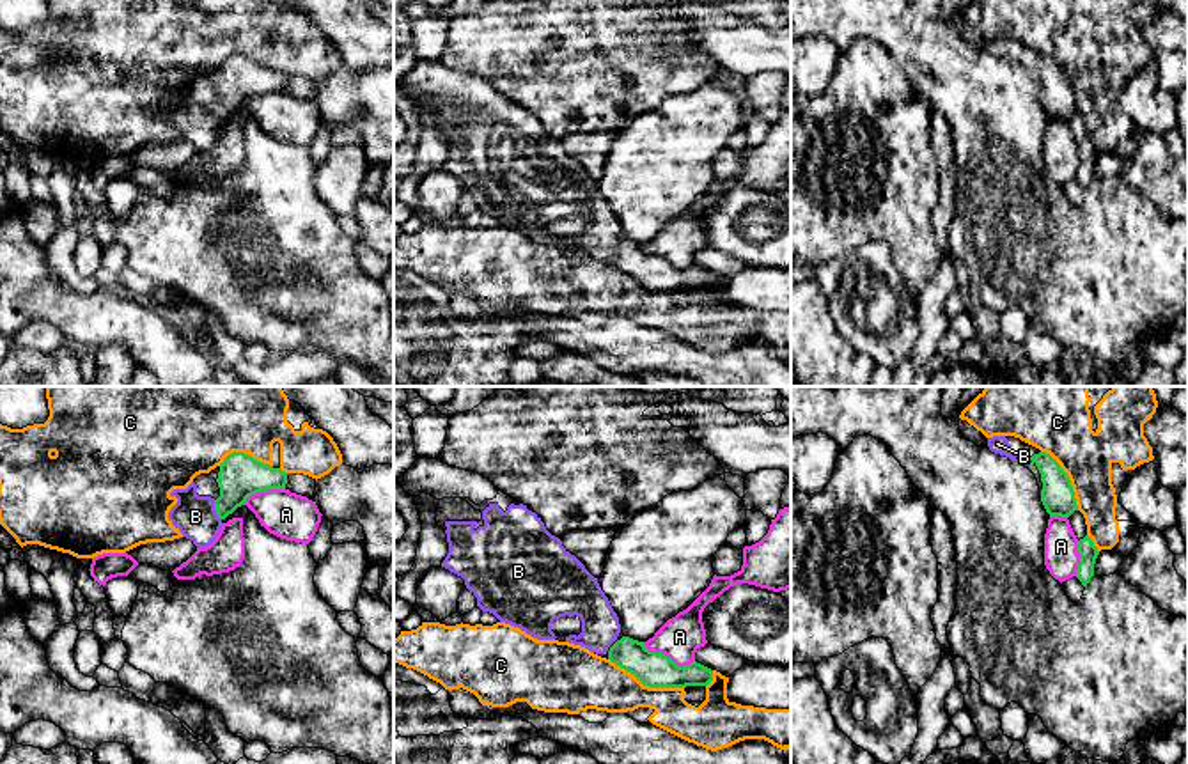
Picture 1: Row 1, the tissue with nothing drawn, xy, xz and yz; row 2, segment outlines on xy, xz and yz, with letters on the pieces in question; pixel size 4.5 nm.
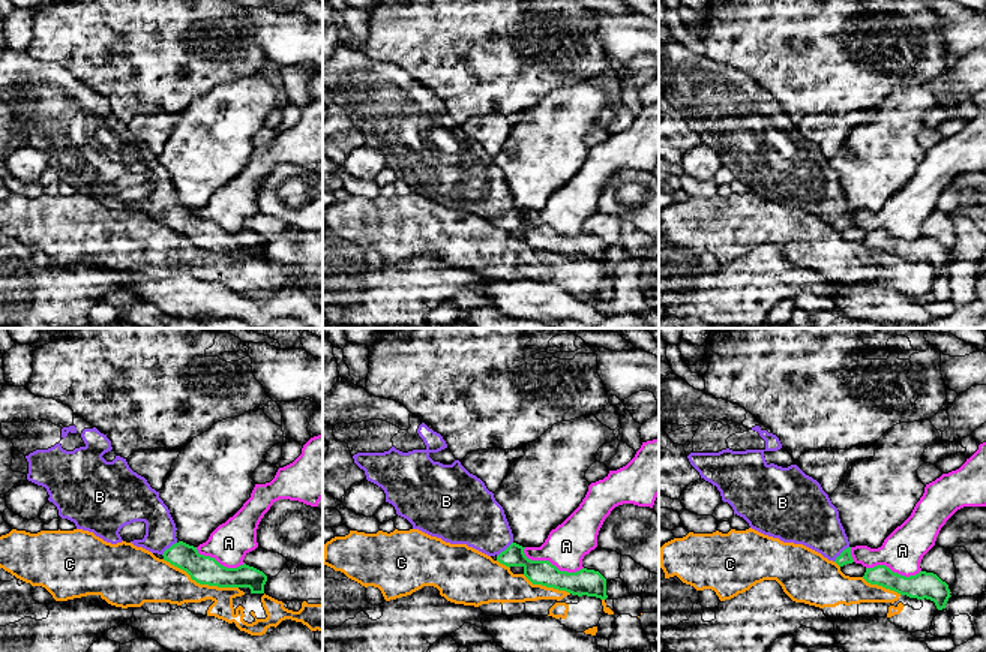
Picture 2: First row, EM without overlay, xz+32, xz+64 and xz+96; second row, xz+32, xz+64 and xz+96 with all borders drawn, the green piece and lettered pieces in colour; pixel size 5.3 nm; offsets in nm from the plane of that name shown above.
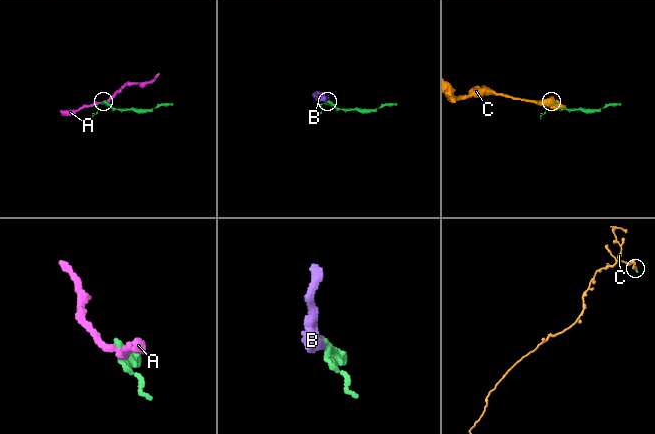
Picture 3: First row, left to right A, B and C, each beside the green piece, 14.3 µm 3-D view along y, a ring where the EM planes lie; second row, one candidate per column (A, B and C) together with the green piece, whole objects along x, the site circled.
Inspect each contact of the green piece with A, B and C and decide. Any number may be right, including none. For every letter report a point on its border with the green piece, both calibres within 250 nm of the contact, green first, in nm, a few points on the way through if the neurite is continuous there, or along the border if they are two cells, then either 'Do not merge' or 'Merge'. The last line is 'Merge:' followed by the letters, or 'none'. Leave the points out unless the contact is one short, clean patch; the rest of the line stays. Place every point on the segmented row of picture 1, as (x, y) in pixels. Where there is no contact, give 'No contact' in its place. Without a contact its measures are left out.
A: Touches green at xz (667, 656). Thickness 160 nm (green) against 190 nm. Do not merge
B: Touches green at xy (215, 509). Thickness 200 nm (green) against 190 nm. Path across: xy (240, 475), (234, 490), (215, 509), (195, 516). Merge
C: Touches green at xz (646, 685). Thickness 160 nm (green) against 240 nm. Do not merge
Merge: B

